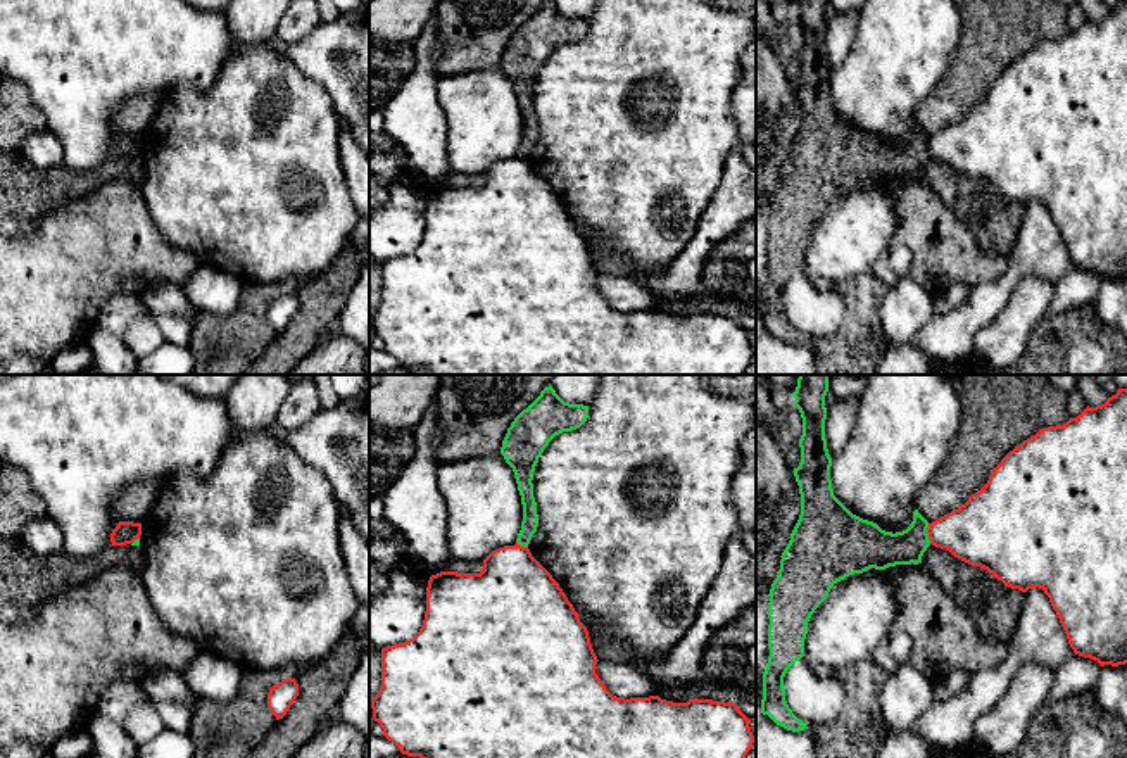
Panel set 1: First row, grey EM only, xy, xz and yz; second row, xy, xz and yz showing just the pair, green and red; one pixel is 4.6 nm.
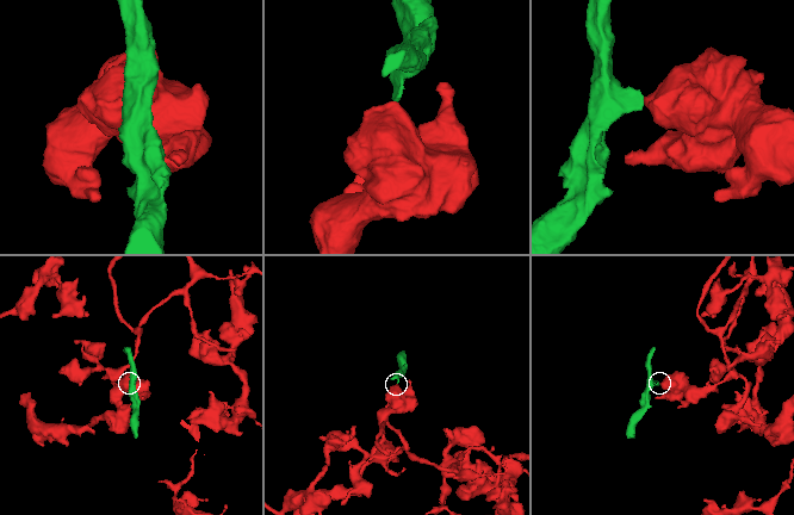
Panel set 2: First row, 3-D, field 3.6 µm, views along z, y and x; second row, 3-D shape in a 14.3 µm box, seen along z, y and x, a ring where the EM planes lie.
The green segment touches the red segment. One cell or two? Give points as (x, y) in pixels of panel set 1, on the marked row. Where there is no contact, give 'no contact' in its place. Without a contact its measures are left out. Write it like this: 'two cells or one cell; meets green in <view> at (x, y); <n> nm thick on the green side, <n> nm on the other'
two cells; meets green in yz at (927, 534); 190 nm thick on the green side, 320 nm on the other

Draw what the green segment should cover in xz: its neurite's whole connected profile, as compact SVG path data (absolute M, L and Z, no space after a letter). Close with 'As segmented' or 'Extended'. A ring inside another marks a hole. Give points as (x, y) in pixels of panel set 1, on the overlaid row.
M549 385L507 428L501 454L514 471L523 504L516 544L528 547L538 527L532 483L538 458L556 435L580 428L587 418L589 406L564 402Z. As segmented

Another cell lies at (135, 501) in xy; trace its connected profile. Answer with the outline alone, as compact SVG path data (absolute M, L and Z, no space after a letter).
M142 480L121 492L112 506L112 515L119 521L142 523L150 511L162 482L161 480Z

